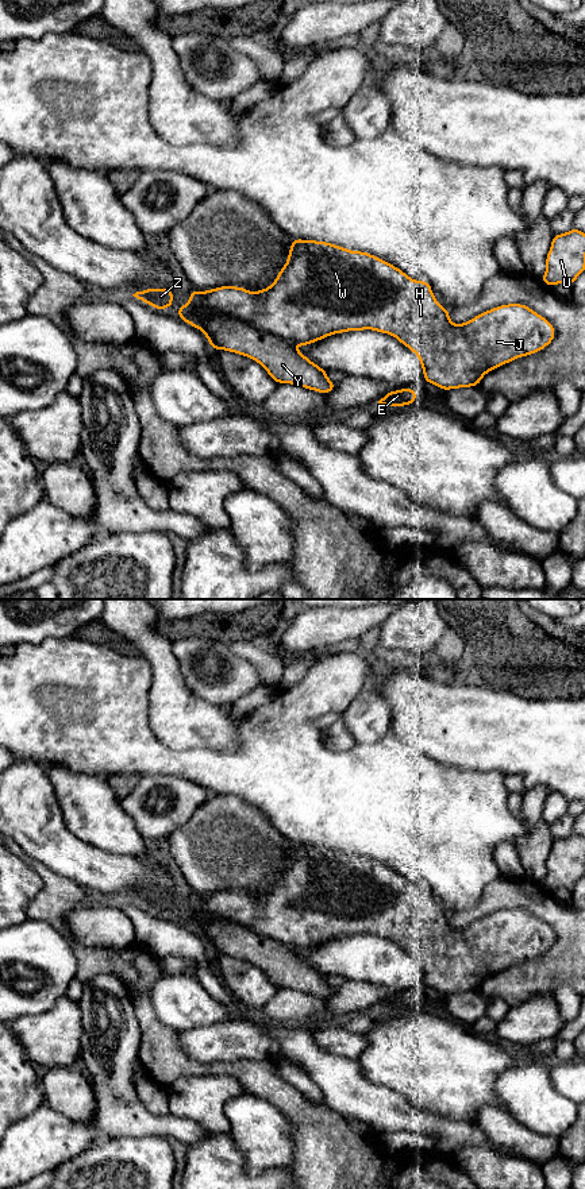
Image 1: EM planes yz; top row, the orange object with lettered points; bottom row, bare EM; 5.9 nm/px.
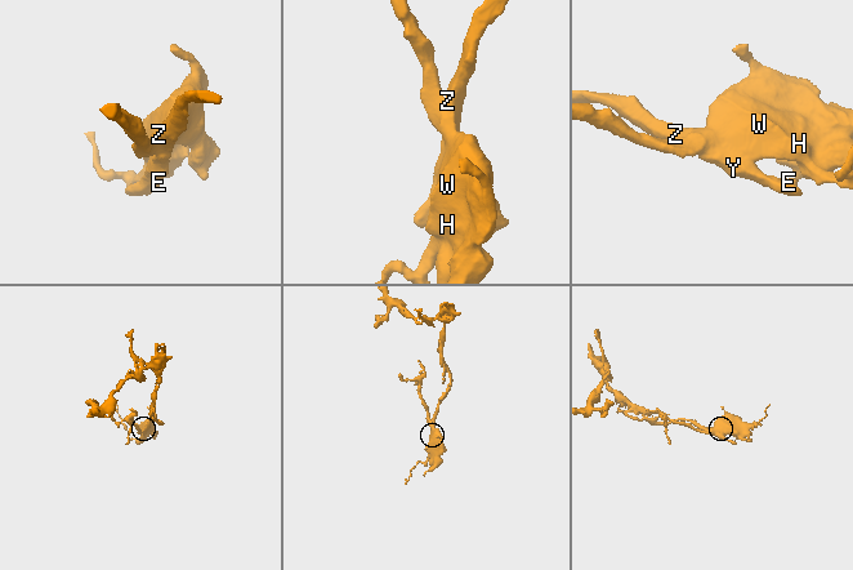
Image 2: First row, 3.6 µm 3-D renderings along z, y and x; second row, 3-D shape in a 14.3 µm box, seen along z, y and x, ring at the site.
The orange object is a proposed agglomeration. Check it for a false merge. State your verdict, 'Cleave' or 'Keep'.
Cleave

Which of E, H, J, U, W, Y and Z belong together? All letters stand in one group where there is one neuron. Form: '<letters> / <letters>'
E Y Z / H J U W

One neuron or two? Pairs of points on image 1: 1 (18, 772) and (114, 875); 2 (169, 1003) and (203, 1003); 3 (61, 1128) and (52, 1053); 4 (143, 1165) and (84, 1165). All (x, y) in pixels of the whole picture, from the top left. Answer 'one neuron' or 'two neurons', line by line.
1: one neuron
2: one neuron
3: two neurons
4: one neuron

